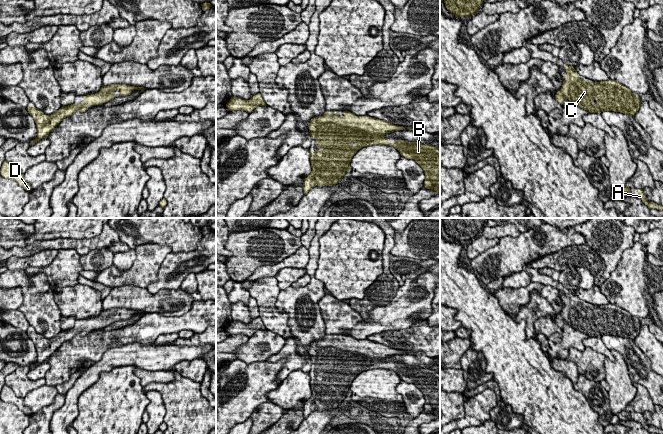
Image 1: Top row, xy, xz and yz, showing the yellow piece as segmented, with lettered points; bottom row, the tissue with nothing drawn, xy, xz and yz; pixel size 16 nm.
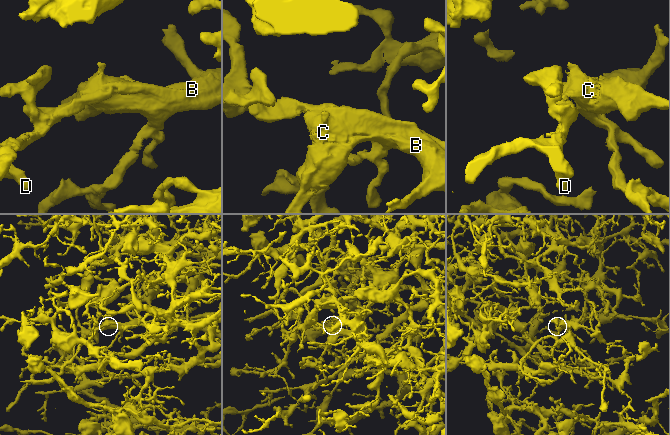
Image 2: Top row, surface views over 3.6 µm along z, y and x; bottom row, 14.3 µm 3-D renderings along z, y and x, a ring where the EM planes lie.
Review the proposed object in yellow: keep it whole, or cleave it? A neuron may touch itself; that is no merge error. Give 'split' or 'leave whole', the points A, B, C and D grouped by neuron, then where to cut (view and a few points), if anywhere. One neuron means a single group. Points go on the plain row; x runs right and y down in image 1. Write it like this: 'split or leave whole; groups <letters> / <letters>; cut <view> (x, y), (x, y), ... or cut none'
leave whole; groups A B C D; cut none

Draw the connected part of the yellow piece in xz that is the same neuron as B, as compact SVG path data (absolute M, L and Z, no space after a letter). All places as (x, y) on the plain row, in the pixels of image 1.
M328 335L323 340L314 341L309 347L311 362L316 363L317 375L310 375L310 387L312 395L304 403L303 415L307 418L313 411L332 410L338 408L350 393L350 386L355 377L363 371L372 369L388 369L397 373L402 381L415 384L425 396L424 411L440 418L440 373L430 368L420 366L408 366L398 363L397 366L388 366L383 360L387 357L403 354L403 350L397 350L384 344L365 340L356 340L349 335L344 335L344 340L339 340L339 335L331 338Z

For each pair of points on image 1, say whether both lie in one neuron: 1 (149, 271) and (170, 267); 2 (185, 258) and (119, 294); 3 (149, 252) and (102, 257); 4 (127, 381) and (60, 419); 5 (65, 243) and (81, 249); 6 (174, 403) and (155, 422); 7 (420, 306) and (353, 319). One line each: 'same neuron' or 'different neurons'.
1: different neurons
2: different neurons
3: different neurons
4: different neurons
5: same neuron
6: different neurons
7: different neurons

